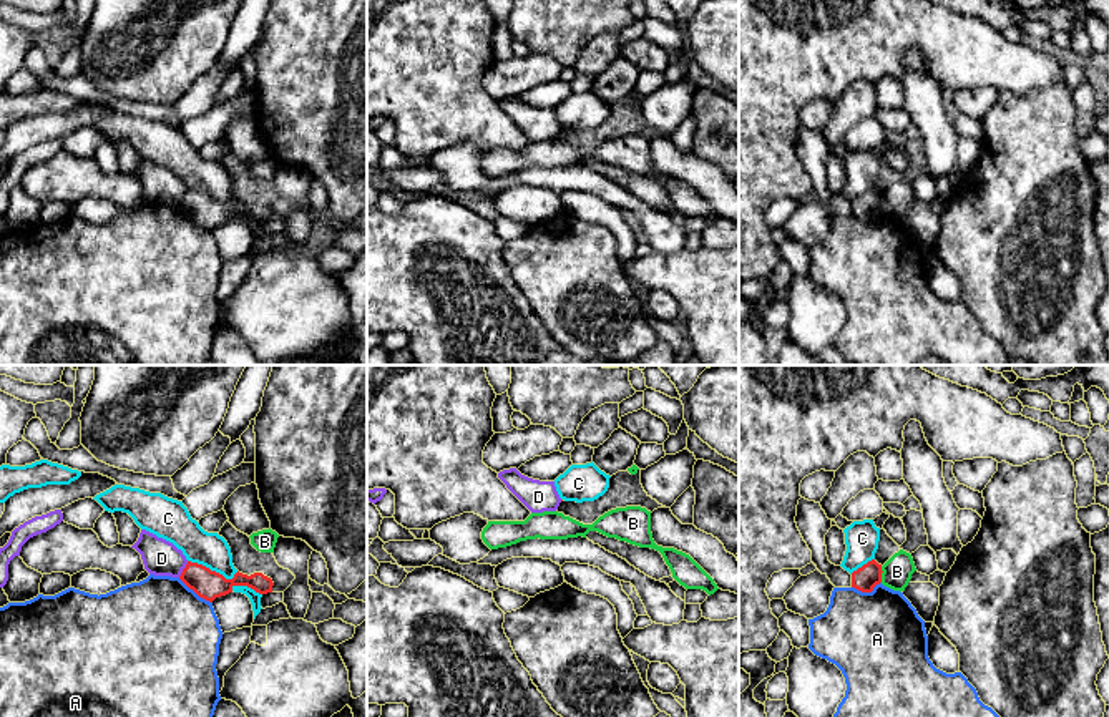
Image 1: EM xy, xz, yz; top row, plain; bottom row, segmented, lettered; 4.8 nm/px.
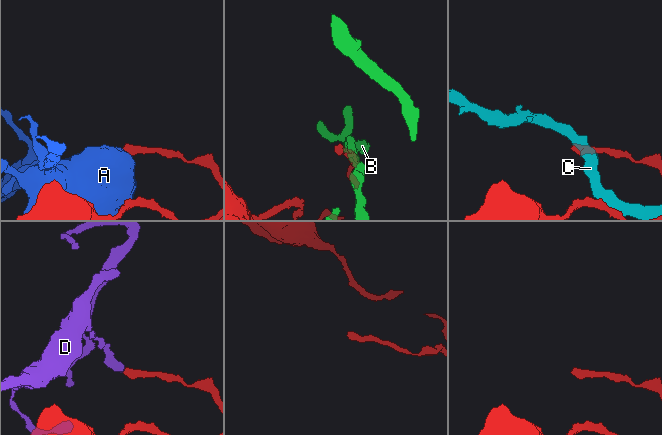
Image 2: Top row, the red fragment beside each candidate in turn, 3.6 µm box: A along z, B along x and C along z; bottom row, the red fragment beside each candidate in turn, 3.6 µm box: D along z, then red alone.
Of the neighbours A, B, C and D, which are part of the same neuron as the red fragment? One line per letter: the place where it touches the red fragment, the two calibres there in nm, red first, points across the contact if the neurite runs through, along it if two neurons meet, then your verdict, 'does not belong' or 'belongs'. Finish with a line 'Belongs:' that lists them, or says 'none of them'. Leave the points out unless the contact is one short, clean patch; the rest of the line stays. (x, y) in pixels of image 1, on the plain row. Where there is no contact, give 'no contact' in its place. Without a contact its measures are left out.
A: meets red in xy at (195, 219); 140 nm thick on the red side, 500 nm on the other; does not belong
B: meets red in yz at (880, 203); 120 nm thick on the red side, 140 nm on the other; border along yz (880, 195), (882, 209); does not belong
C: meets red in xy at (213, 199); 140 nm thick on the red side, 160 nm on the other; does not belong
D: meets red in xy at (183, 198); 140 nm thick on the red side, 180 nm on the other; border along xy (188, 190), (178, 204); does not belong
Belongs: none of them

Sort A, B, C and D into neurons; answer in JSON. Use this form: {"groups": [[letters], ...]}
{"groups": [["A"], ["B"], ["C"], ["D"]]}

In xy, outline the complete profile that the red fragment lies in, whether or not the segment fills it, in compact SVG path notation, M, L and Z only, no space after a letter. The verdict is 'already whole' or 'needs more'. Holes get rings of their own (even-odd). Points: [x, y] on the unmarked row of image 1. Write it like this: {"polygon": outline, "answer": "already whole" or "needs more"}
{"polygon": "M188 189L179 207L199 226L209 231L213 231L216 226L232 221L234 214L247 214L259 222L272 221L274 214L272 207L262 201L247 204L237 199L232 207L226 207L222 202L191 189Z", "answer": "already whole"}

